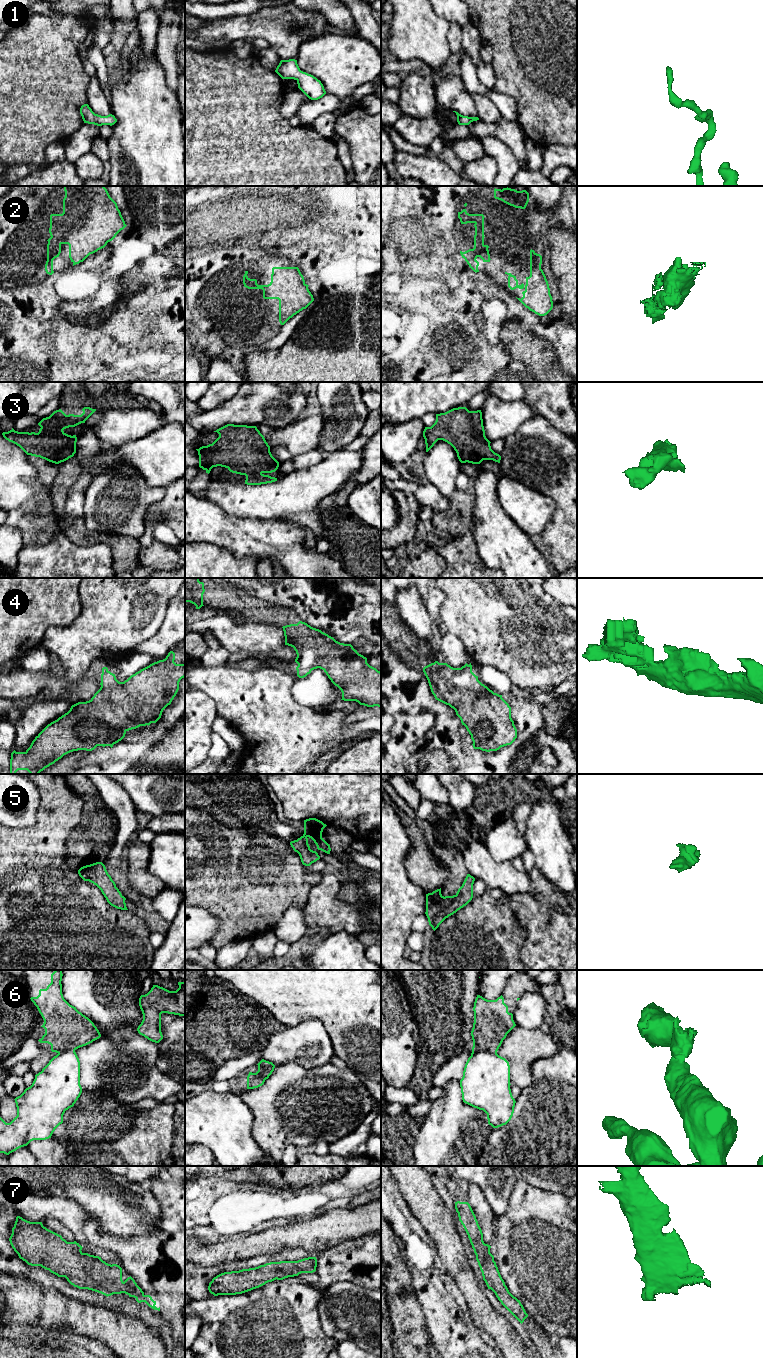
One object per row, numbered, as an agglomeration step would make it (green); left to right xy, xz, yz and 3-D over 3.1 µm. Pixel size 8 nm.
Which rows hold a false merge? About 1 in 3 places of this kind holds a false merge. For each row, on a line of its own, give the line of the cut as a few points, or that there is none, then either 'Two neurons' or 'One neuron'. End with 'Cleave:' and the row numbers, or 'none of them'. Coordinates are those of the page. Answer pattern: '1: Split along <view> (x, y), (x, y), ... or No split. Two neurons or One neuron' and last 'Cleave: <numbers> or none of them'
1: No split. One neuron
2: No split. One neuron
3: No split. One neuron
4: Split along xz (352, 647), (345, 650), (343, 664), (309, 664), (306, 672). Two neurons
5: No split. One neuron
6: Split along yz (473, 1046), (477, 1049), (487, 1050), (496, 1054). Two neurons
7: No split. One neuron
Cleave: 4, 6

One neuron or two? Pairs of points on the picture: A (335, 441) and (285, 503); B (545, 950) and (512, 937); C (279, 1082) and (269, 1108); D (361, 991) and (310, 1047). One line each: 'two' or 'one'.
A: two
B: two
C: one
D: two

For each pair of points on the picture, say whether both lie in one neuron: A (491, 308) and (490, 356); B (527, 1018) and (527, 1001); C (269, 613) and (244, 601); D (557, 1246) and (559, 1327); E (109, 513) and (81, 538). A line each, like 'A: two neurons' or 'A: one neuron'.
A: two neurons
B: one neuron
C: one neuron
D: one neuron
E: two neurons

